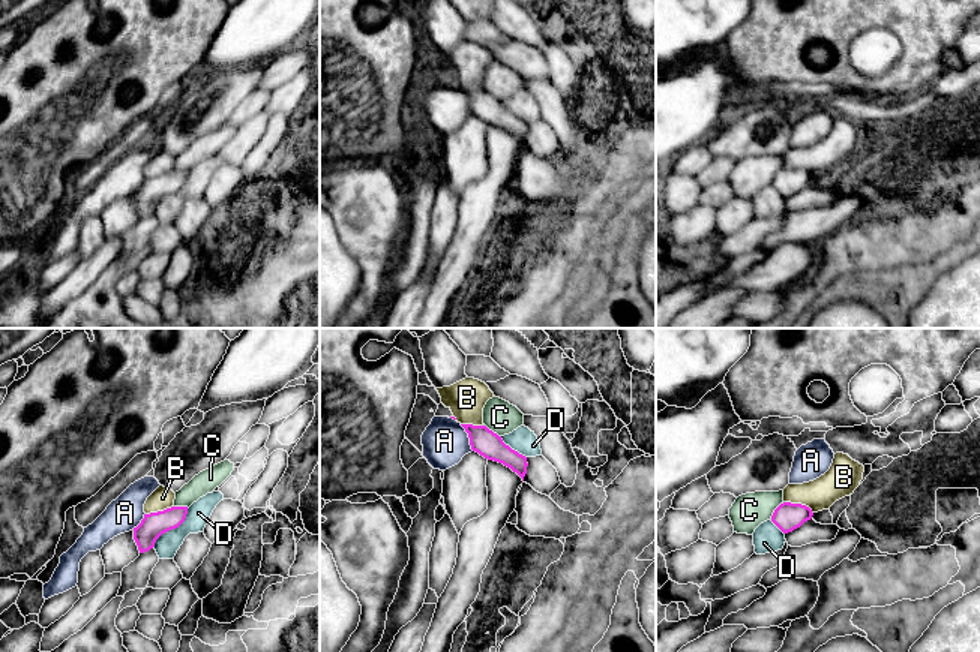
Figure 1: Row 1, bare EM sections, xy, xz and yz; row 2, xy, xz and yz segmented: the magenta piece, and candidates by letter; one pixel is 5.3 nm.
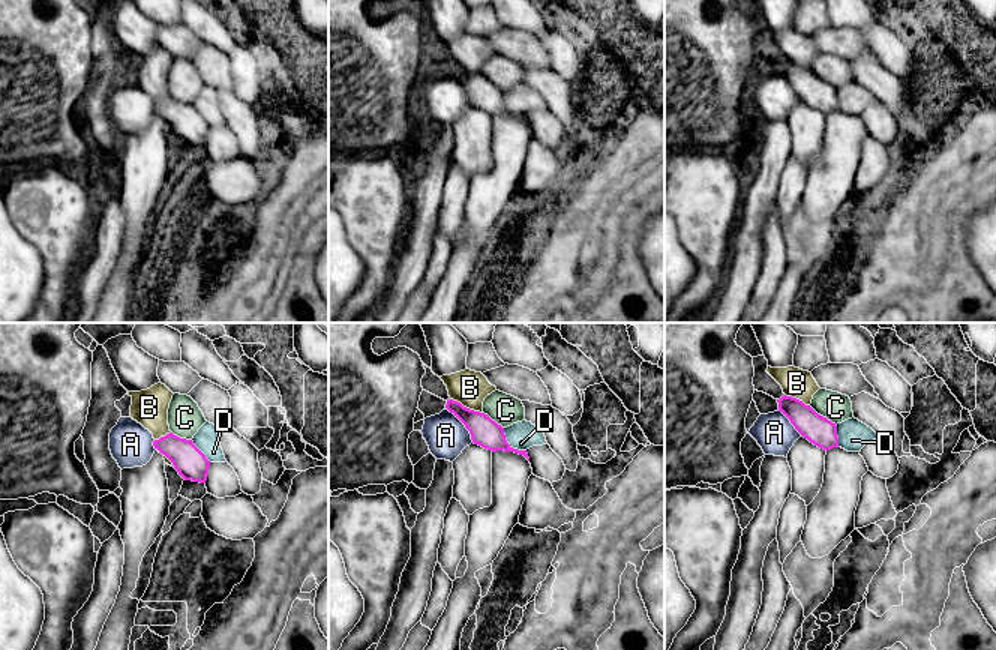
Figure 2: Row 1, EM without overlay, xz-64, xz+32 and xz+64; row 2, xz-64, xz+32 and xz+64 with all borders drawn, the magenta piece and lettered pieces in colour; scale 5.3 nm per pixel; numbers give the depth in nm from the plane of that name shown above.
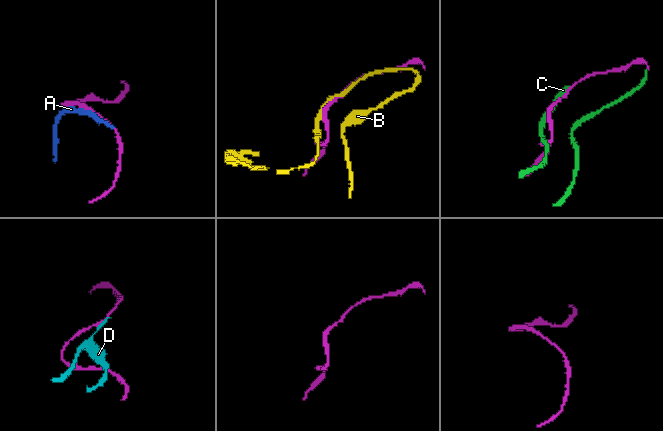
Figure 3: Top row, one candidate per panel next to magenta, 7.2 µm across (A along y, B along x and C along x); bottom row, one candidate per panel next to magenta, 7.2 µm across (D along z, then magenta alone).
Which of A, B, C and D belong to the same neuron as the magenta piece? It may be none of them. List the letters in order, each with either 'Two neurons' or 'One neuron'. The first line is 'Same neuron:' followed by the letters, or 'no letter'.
Same neuron: no letter
A: Two neurons
B: Two neurons
C: Two neurons
D: Two neurons

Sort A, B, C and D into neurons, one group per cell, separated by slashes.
A B C D

